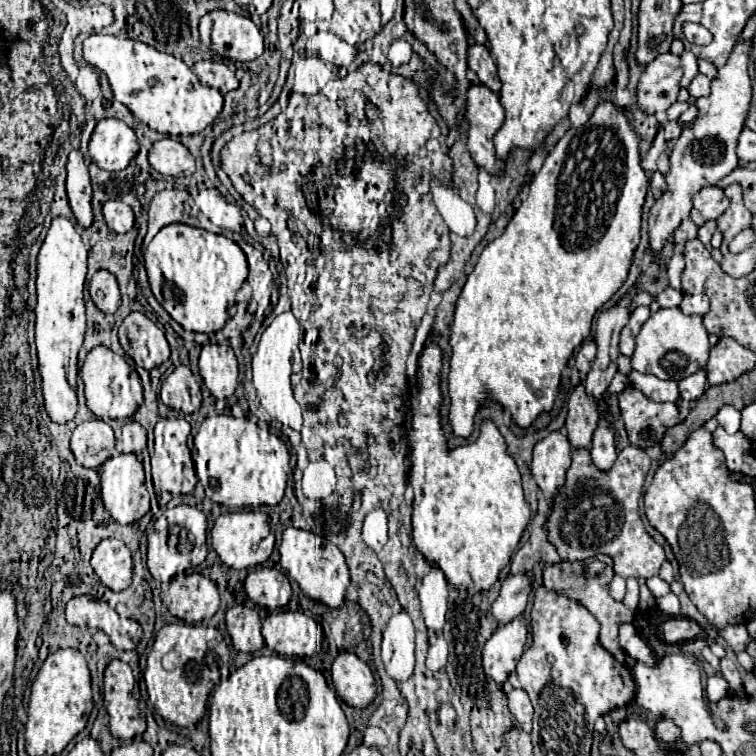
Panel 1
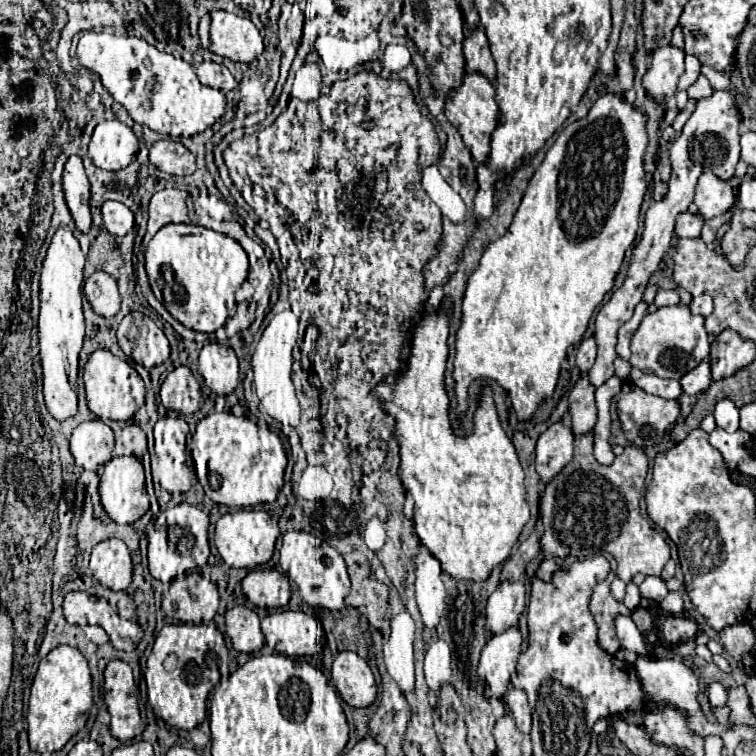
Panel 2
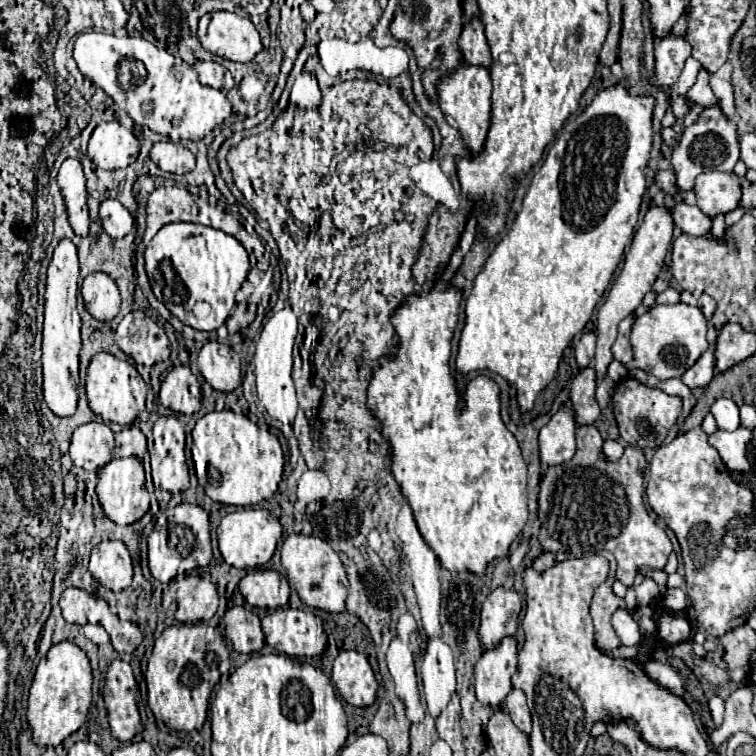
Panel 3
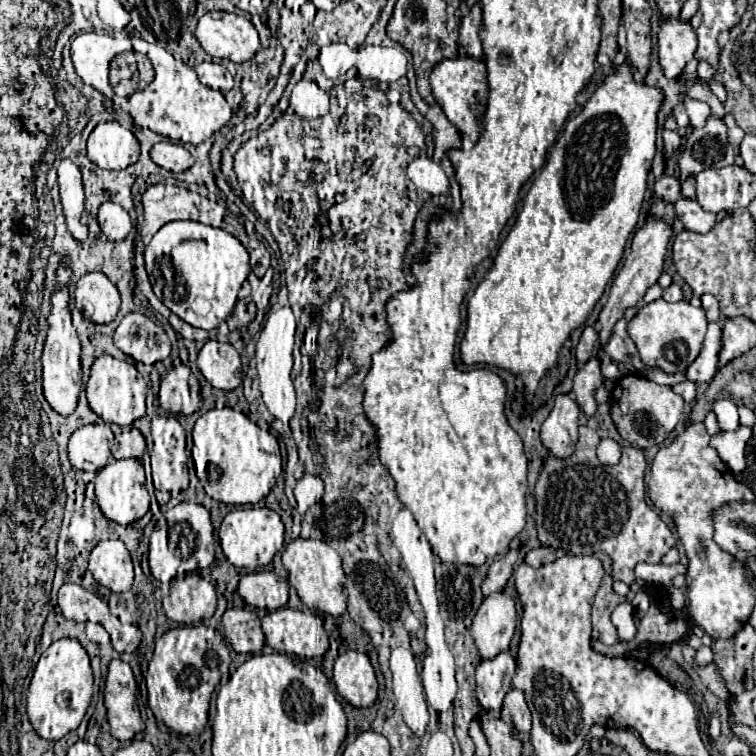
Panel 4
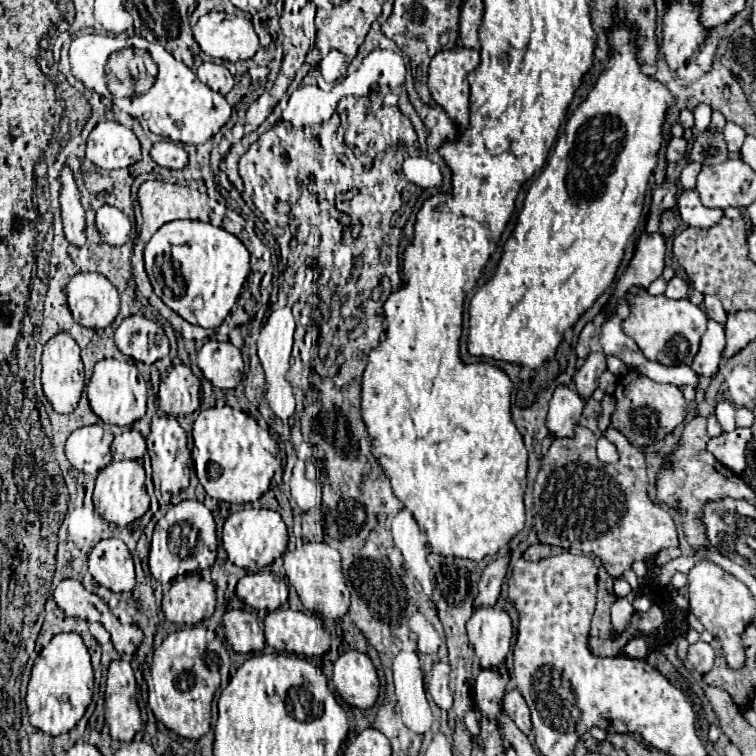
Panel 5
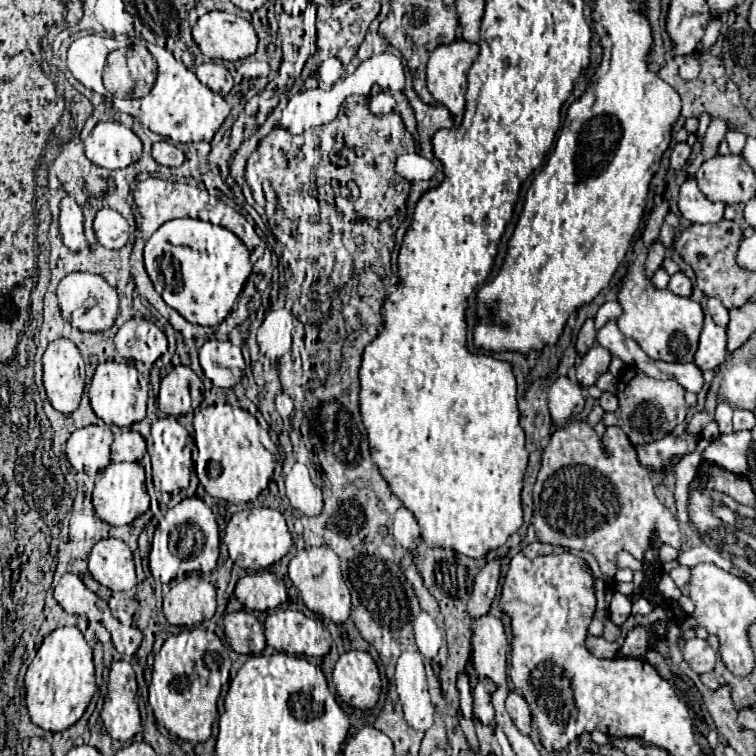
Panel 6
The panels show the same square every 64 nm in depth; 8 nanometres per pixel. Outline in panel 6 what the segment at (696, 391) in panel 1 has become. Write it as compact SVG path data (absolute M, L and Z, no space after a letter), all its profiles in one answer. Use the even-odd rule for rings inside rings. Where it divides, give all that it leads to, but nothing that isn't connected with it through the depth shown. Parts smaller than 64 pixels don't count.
M706 316L694 364L702 372L706 372L716 370L724 360L726 360L726 328L714 324L712 316Z

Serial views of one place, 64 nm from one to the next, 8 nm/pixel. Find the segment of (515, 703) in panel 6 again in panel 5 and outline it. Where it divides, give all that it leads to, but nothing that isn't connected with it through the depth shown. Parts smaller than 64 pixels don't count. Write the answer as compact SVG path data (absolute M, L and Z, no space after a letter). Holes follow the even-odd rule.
M508 690L504 700L502 700L502 708L504 712L512 718L512 722L524 732L528 734L532 730L532 724L530 724L530 710L528 710L528 704L524 700L524 696L518 692L518 690Z

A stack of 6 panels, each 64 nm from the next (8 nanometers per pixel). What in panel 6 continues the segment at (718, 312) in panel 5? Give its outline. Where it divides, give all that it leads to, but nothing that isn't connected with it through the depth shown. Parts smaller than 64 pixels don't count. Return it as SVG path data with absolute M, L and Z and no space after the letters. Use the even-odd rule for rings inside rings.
M708 298L708 312L716 324L720 324L720 326L728 324L728 310L724 308L724 304L718 298Z

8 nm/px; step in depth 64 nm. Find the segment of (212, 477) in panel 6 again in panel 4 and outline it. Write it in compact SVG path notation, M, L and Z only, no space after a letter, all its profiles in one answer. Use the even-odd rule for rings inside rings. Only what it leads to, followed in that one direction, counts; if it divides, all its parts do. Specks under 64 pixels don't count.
M232 408L202 414L192 430L195 471L212 500L226 504L256 504L264 500L282 474L282 456L277 438L260 429L248 416Z

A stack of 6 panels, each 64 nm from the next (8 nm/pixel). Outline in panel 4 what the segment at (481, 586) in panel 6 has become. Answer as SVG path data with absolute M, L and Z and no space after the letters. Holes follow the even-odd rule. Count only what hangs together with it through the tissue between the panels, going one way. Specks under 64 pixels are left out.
M519 549L510 550L505 556L498 558L488 570L488 576L484 580L484 596L504 590L508 580L513 575L515 563L518 559Z

